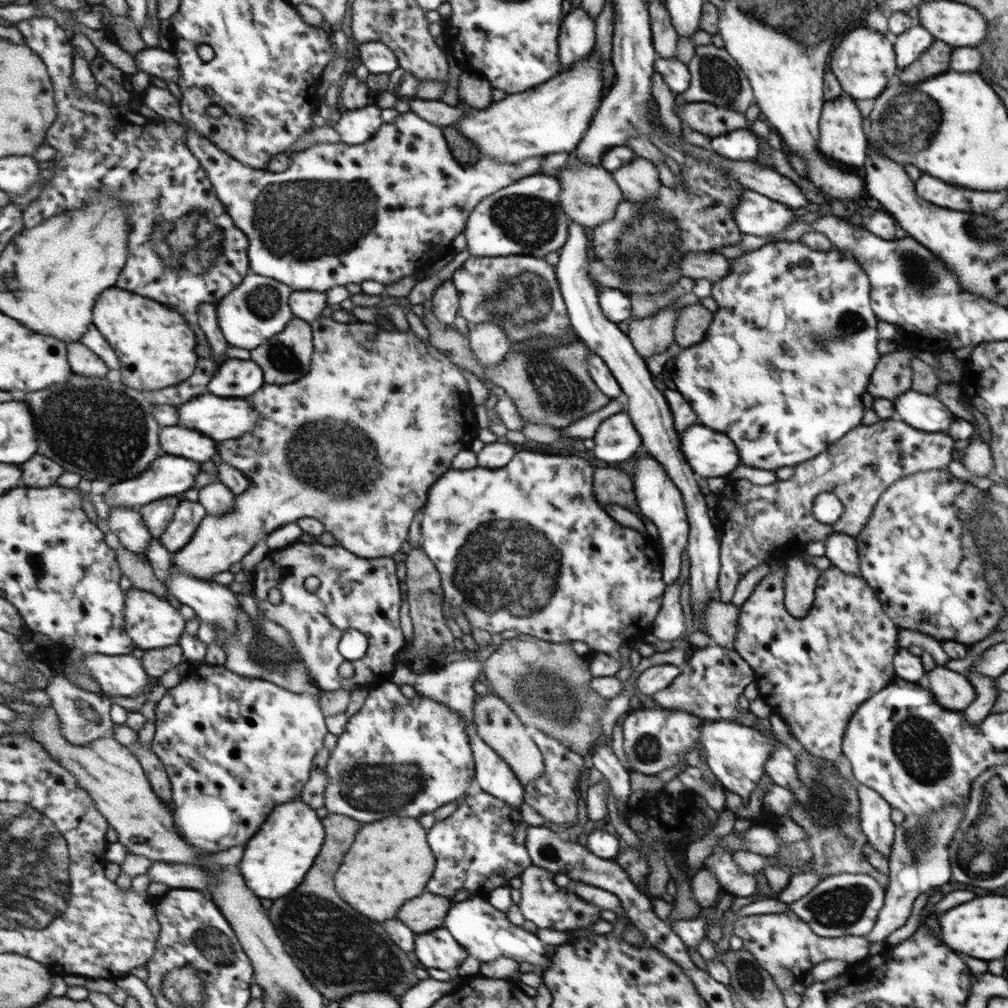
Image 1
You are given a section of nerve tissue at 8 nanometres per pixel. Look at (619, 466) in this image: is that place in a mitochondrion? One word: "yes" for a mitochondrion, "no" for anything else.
no

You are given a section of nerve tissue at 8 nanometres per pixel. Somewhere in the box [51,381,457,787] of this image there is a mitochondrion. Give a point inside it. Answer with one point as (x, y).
(324, 453)

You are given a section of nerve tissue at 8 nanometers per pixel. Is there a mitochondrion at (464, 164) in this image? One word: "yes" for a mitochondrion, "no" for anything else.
no

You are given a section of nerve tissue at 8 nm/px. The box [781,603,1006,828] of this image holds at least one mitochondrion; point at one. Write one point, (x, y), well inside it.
(919, 749)

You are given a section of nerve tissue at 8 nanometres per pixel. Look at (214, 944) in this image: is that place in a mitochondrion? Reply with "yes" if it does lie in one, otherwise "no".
yes

